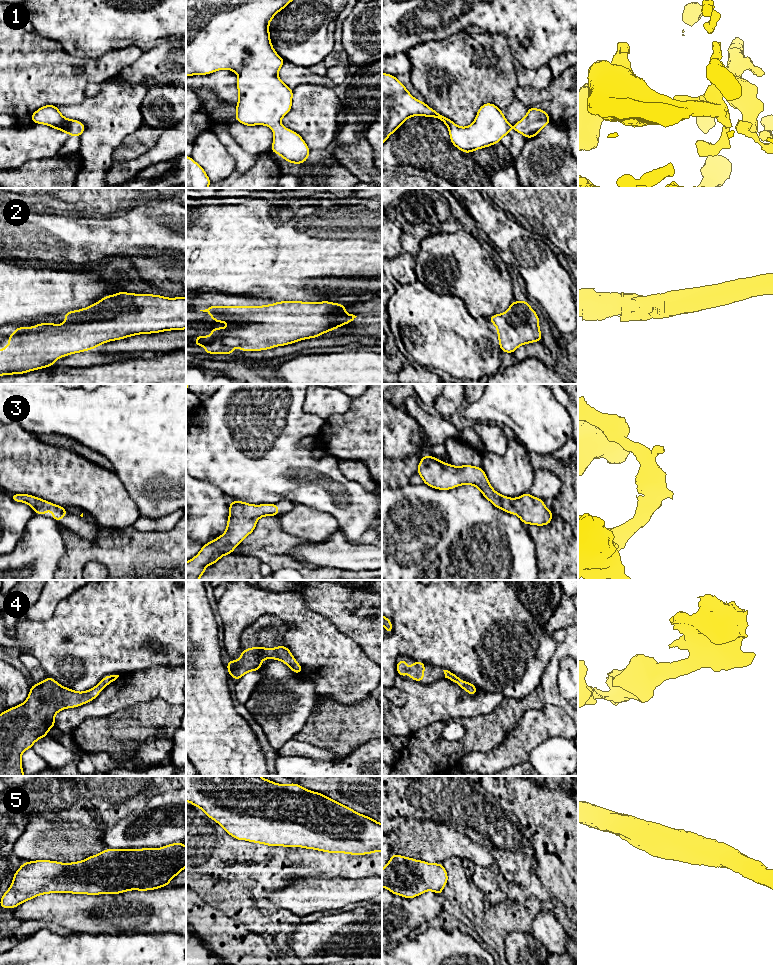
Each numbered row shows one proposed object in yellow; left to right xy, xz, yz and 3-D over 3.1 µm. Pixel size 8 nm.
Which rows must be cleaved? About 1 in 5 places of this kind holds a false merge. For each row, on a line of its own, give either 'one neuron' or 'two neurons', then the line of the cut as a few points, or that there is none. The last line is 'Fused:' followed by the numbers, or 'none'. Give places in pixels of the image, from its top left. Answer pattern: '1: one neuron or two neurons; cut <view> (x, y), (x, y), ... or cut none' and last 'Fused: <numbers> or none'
1: one neuron; cut none
2: one neuron; cut none
3: one neuron; cut none
4: one neuron; cut none
5: one neuron; cut none
Fused: none

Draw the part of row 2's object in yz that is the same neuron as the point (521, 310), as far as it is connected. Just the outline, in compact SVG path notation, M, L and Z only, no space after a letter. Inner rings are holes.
M513 301L506 312L488 319L498 332L502 353L514 353L521 345L542 341L539 317L528 301Z

